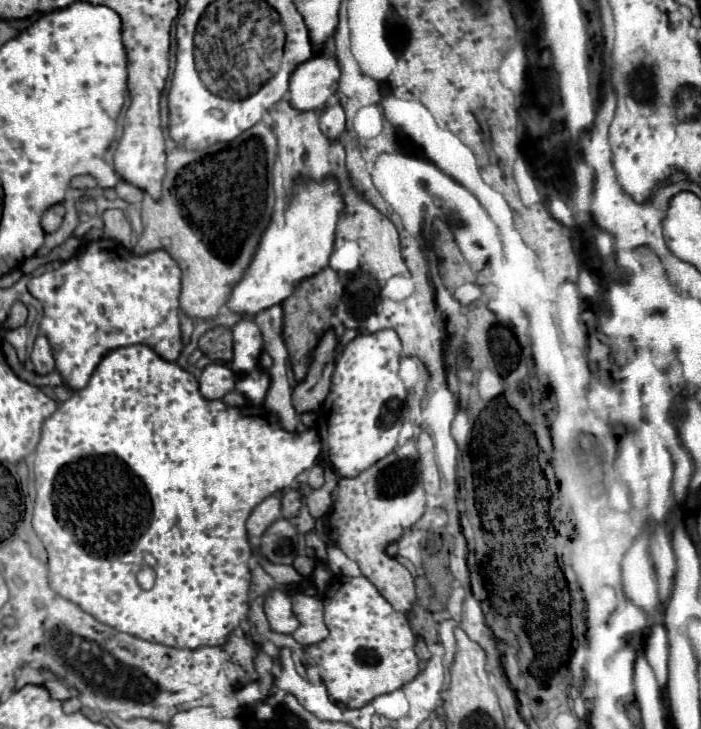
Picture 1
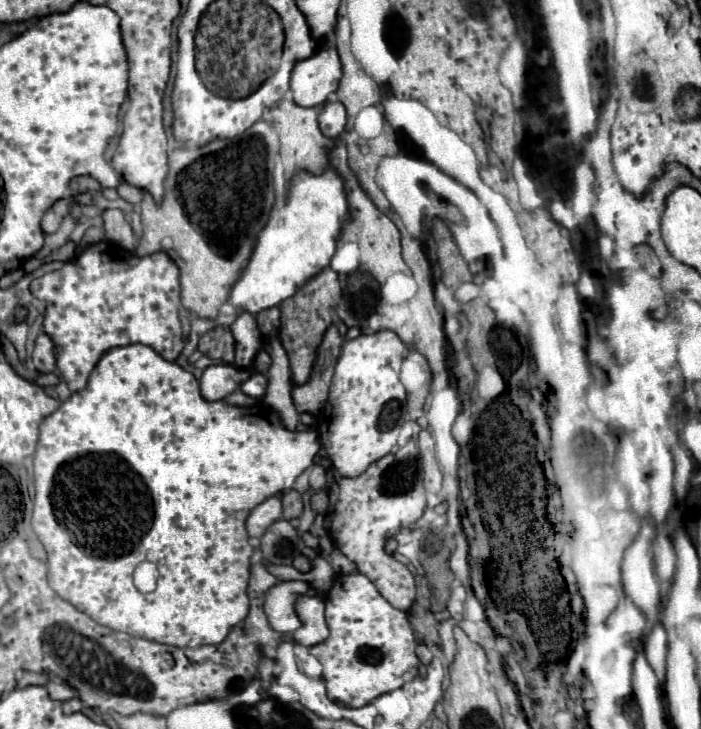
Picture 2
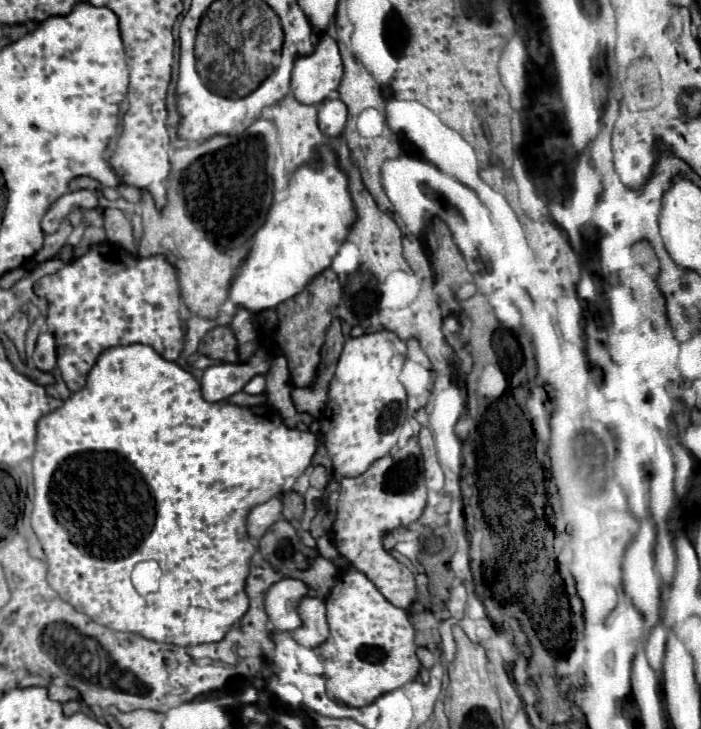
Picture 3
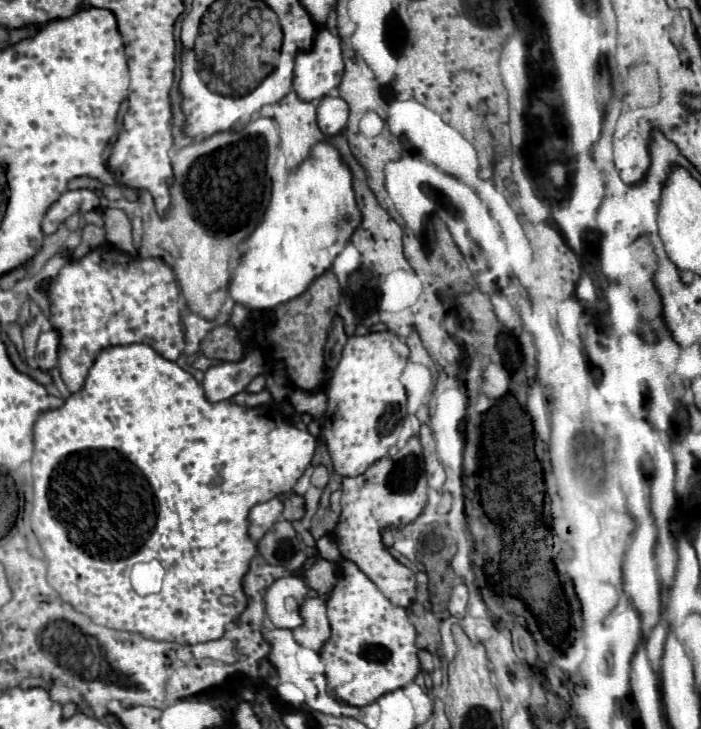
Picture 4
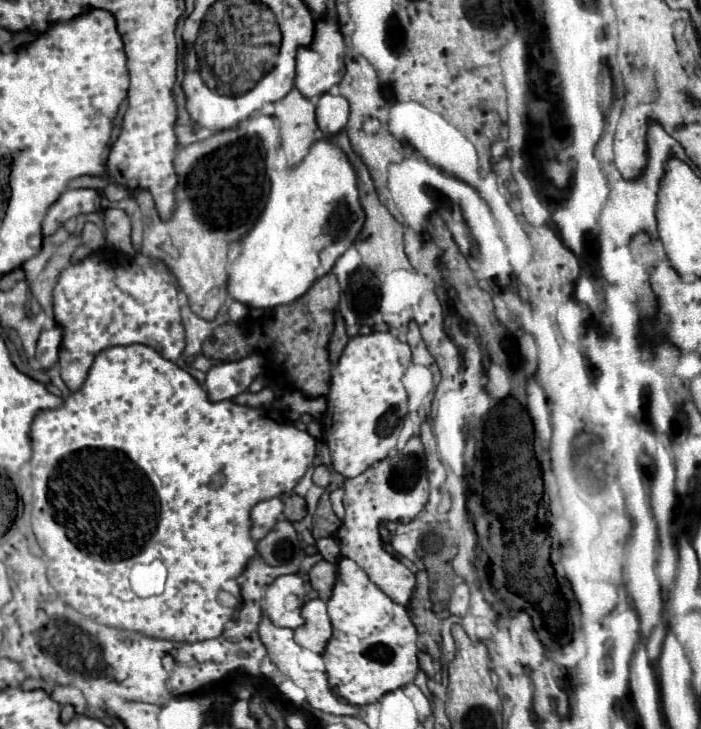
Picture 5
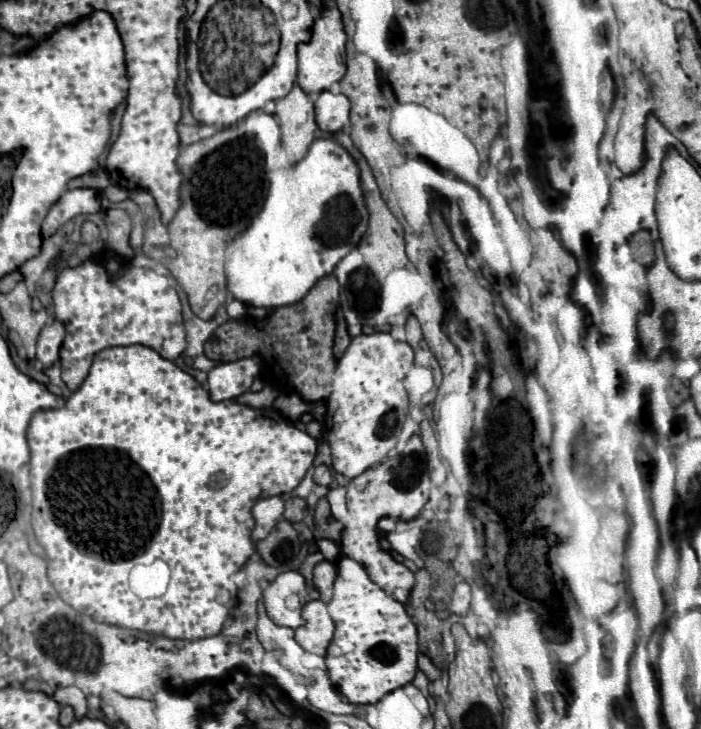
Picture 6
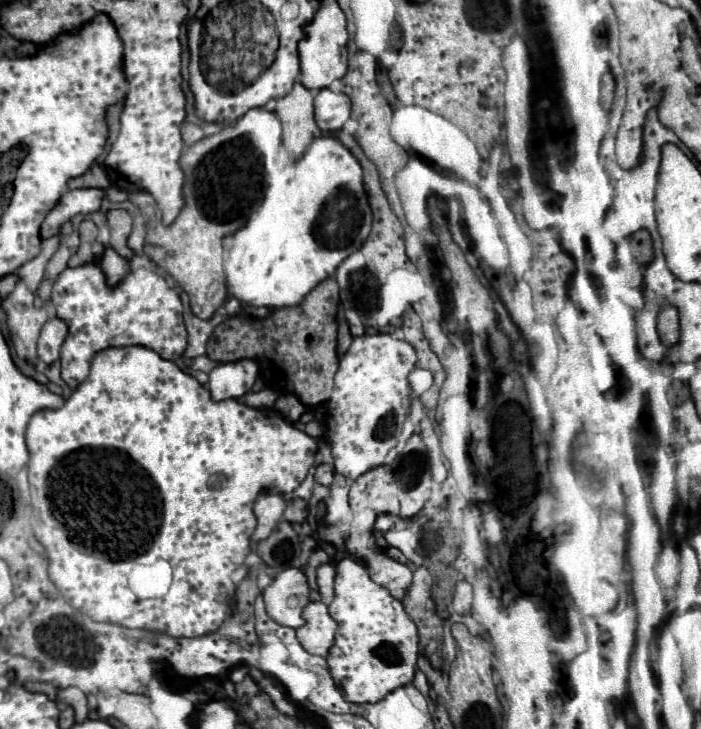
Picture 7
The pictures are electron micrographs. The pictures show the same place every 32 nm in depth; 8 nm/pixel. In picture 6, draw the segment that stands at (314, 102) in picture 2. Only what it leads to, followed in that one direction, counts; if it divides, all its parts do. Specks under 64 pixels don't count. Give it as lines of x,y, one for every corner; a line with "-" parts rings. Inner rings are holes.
324,4
318,18
310,28
310,40
298,46
298,86
308,94
328,90
330,84
338,82
346,72
346,32
342,14
336,6

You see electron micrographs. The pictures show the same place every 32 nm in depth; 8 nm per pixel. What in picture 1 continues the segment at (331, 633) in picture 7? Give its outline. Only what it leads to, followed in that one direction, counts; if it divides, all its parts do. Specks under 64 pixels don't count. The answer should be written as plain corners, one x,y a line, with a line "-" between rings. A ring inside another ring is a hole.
296,594
292,608
296,612
296,618
300,620
298,630
292,634
296,642
300,642
302,646
312,646
328,636
328,628
324,624
324,606
320,598

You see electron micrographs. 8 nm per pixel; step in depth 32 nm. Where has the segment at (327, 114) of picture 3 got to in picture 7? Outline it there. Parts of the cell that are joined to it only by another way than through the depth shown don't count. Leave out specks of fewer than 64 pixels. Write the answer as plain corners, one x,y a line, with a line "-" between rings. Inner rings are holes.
322,88
314,98
314,110
320,130
336,132
350,118
350,98
342,92
336,94
330,88

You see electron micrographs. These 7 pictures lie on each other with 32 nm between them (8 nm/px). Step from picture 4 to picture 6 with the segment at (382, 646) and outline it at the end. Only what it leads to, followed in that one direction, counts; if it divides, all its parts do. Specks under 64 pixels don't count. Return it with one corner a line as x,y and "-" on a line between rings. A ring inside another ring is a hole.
344,556
336,568
334,596
328,604
328,614
336,624
334,640
326,654
328,674
348,702
374,704
388,692
412,682
418,658
416,626
406,614
404,604
374,584
362,564

